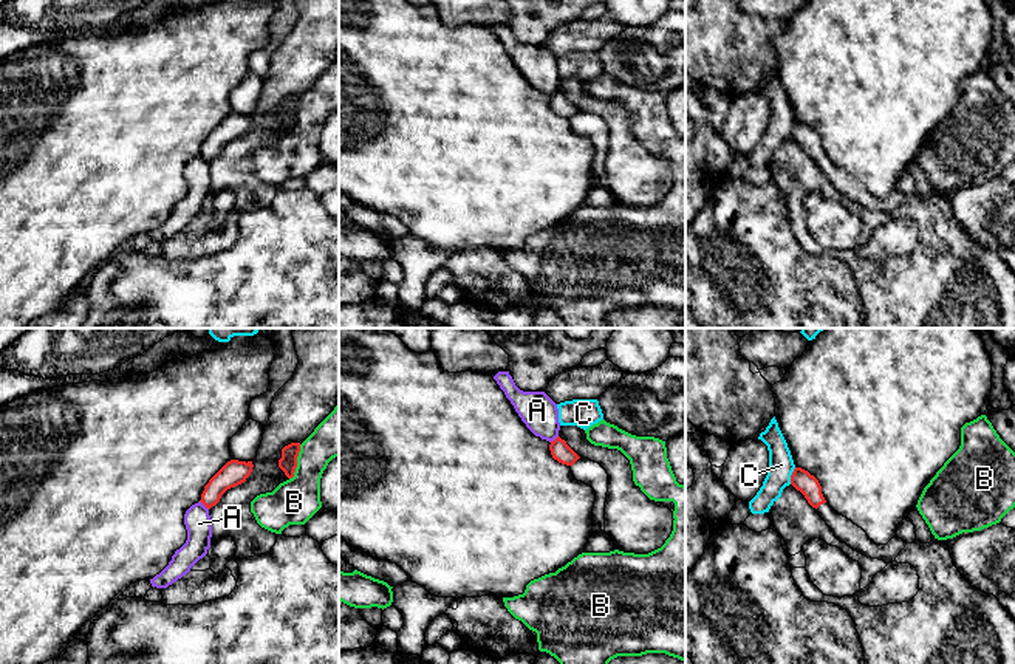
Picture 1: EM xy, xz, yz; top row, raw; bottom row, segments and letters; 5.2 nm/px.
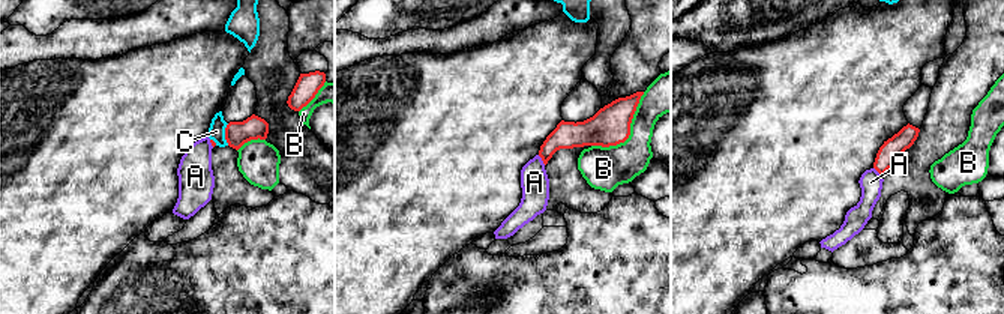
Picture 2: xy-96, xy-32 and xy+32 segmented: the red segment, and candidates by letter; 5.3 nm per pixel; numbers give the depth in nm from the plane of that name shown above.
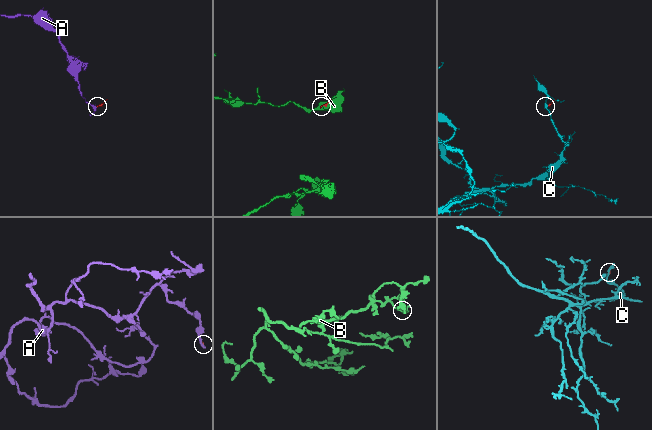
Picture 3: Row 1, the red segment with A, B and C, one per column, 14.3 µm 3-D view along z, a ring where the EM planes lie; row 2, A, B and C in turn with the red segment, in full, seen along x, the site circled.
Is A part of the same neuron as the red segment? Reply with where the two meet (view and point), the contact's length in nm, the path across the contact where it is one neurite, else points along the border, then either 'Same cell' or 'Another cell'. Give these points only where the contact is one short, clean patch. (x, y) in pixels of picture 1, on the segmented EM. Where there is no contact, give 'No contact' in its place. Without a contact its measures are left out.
Touches red at xy (203, 503). Shared border 70 nm. Boundary: xy (200, 500), (208, 509). Another cell

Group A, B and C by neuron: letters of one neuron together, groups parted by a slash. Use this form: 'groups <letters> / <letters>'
groups A / B / C

